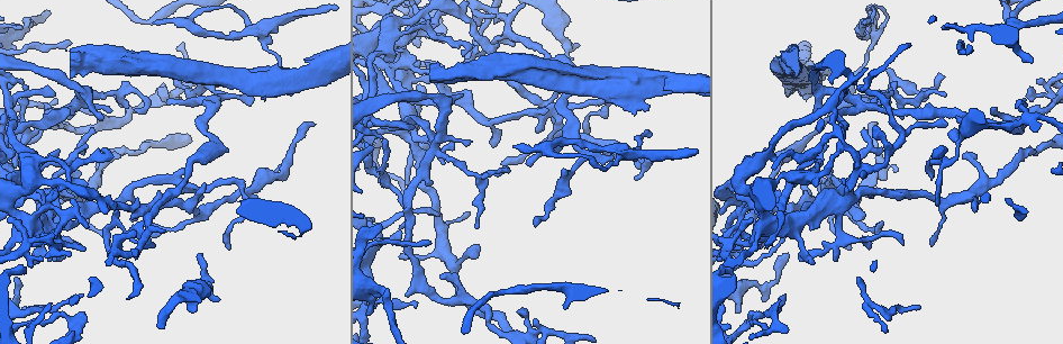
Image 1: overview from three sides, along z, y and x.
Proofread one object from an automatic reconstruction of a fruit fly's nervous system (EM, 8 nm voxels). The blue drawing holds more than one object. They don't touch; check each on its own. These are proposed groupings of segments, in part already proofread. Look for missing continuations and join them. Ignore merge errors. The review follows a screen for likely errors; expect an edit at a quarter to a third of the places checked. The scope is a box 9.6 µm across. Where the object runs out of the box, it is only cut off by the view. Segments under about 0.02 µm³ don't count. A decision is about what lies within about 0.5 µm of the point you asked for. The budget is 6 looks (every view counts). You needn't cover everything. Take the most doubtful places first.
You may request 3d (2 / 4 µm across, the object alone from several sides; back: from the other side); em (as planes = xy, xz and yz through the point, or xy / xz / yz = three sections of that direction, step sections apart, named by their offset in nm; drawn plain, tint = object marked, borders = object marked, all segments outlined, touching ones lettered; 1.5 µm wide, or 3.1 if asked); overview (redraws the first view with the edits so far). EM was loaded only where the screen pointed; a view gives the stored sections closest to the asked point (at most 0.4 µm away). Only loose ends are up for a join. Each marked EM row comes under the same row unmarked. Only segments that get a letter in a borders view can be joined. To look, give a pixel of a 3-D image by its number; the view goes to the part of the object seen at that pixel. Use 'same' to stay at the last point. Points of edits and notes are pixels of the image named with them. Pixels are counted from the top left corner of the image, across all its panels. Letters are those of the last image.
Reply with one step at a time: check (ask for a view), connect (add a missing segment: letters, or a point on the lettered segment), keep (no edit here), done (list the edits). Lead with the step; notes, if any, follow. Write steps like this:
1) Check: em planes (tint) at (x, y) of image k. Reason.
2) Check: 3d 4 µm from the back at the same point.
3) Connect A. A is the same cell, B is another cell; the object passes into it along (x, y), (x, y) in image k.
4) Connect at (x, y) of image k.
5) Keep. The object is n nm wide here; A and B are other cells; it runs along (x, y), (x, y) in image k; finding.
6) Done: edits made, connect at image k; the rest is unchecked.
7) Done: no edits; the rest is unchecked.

Check: 3d 2 µm from the back at (805, 61) of image 1. Stops while still wide.

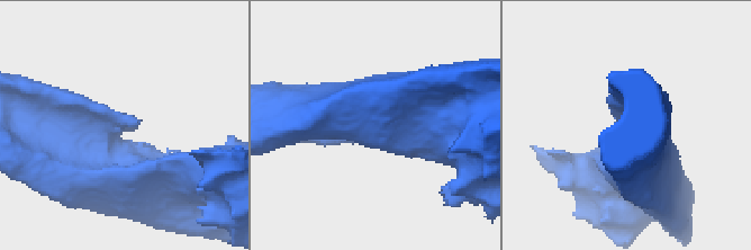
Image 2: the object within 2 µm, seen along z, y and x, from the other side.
Check: em yz step 4 (tint) at (140, 123) of image 2. Shape alone is not enough.

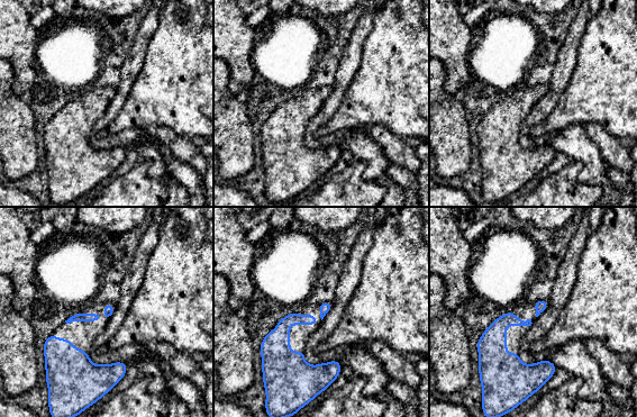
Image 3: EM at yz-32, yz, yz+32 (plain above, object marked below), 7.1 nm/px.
Check: em planes (borders) at the same point.

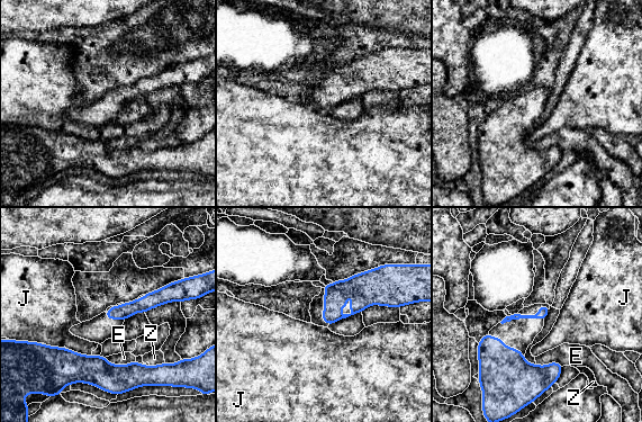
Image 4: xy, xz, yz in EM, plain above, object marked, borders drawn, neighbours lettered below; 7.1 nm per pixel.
Keep. E, J and Z are other cells; it runs along (171, 298), (154, 298), (108, 313) in image 4; none of them fits.

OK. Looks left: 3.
Check: 3d 2 µm at (199, 255) of image 1. Free end.

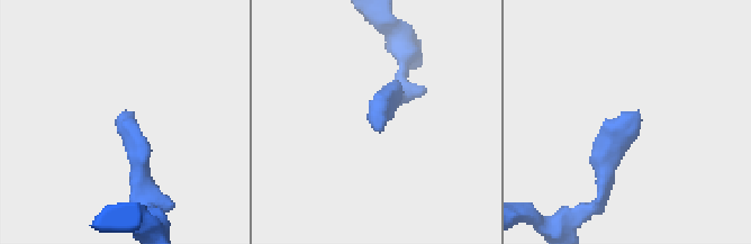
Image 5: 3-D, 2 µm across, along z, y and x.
Check: em xz step 4 (borders) at (379, 132) of image 5. Need the tissue.

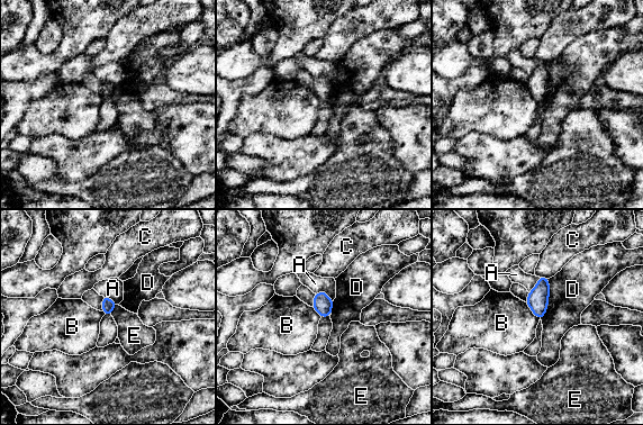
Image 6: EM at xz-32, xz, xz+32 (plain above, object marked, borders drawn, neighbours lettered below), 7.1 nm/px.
Keep. The longest contact is with D, 300 nm; A, B, C, D and E are other cells; no lettered segment goes on from it.

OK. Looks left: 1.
Done: no edits; the rest is unchecked.

